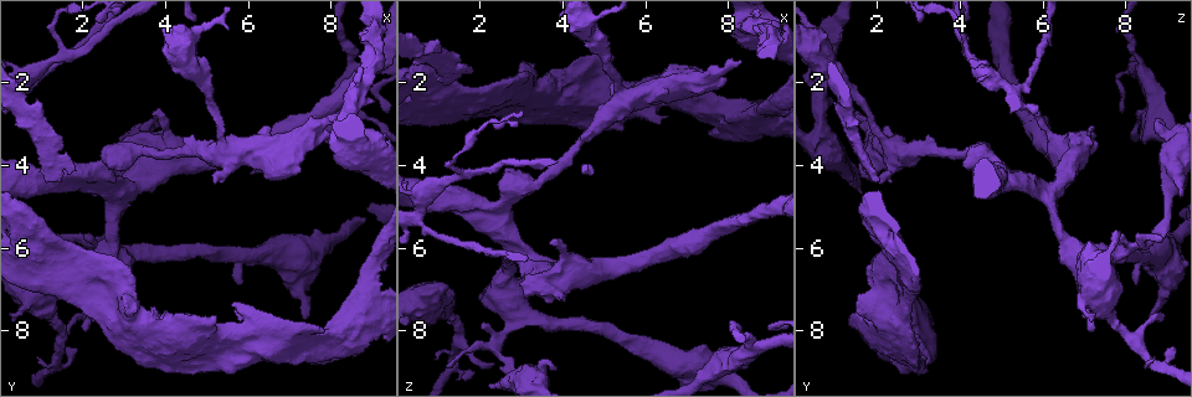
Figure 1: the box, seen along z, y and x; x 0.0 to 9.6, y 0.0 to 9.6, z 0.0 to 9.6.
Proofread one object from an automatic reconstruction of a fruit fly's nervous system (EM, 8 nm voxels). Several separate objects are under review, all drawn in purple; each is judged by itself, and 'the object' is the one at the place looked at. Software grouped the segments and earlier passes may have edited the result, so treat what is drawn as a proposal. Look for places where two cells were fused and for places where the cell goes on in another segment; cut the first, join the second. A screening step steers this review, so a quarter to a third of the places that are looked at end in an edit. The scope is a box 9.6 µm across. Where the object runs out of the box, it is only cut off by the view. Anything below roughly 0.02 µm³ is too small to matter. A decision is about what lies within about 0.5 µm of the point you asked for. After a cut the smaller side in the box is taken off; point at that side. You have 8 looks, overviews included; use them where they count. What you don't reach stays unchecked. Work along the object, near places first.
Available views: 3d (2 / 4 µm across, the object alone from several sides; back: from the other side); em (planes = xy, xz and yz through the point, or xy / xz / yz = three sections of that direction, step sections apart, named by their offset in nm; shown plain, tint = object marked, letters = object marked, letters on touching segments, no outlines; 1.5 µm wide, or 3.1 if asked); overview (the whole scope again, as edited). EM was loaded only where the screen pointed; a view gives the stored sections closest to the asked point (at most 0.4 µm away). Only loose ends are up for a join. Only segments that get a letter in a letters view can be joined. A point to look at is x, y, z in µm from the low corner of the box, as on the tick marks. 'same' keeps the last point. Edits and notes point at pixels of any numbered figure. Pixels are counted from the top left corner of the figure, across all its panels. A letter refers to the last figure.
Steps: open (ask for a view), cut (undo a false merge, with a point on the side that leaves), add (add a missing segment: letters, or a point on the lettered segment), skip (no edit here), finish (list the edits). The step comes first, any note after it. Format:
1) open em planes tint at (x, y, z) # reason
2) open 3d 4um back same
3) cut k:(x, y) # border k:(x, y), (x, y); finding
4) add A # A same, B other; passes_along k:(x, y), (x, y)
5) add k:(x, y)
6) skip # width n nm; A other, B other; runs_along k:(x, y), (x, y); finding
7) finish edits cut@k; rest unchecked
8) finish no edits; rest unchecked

open em xy step 8 letters at (1.50, 4.40, 1.95) # branch stops here

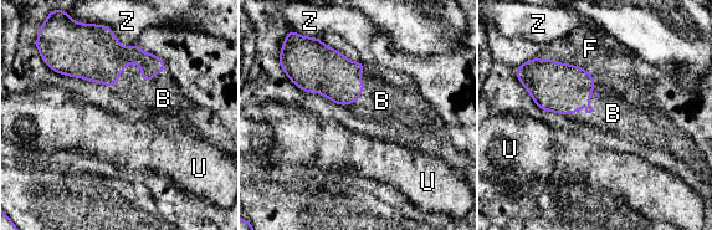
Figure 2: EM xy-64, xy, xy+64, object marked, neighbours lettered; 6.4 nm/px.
open em planes letters same

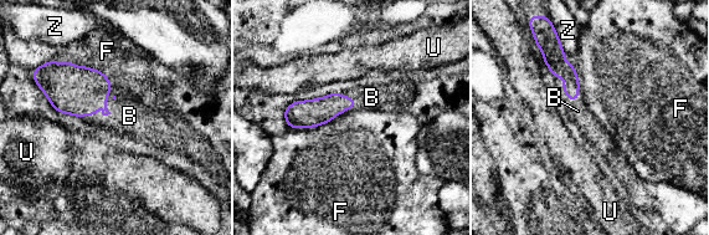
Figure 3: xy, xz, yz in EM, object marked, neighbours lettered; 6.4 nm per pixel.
add B # B same, F other, U other, Z other; passes_along 3:(73, 90), (102, 108), (129, 116); it goes on there

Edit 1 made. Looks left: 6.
open 3d 2um at (2.60, 3.80, 4.80)

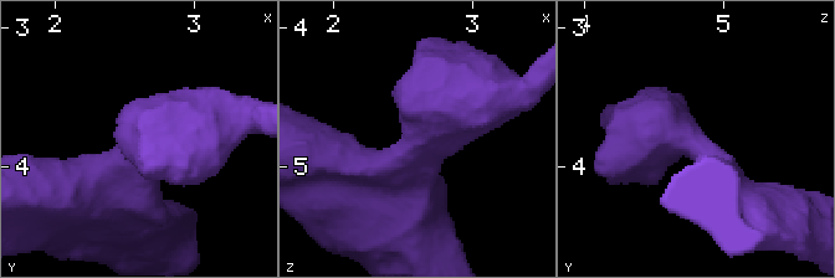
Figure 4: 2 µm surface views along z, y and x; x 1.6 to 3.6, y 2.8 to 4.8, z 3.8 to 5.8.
open em yz step 8 tint at (2.68, 3.82, 4.78)

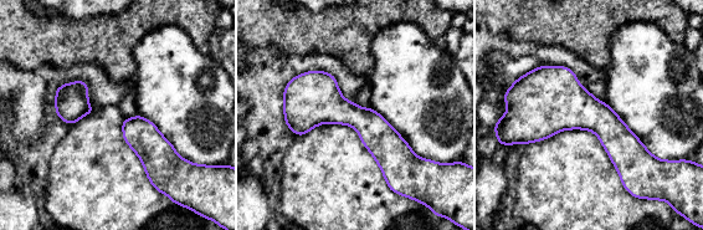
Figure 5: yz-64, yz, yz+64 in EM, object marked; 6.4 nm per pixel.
open em planes letters same # cut it another way

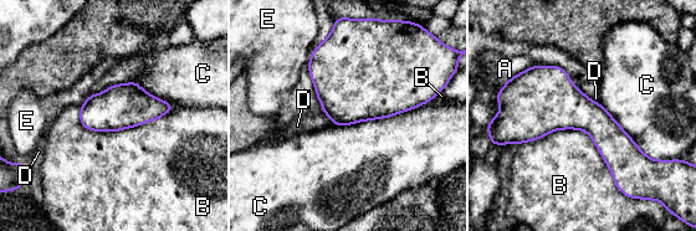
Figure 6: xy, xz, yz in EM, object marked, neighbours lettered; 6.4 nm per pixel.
skip # longest_contact B 750 nm; A other, B other, C other, D other, E other; border 6:(429, 101), (387, 117), (333, 126); one cell here

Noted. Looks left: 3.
open em yz step 4 tint at (9.10, 2.40, 0.90) # free end

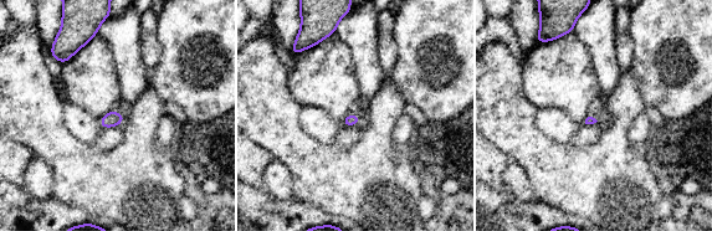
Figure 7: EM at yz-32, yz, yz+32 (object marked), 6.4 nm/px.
open em planes letters same

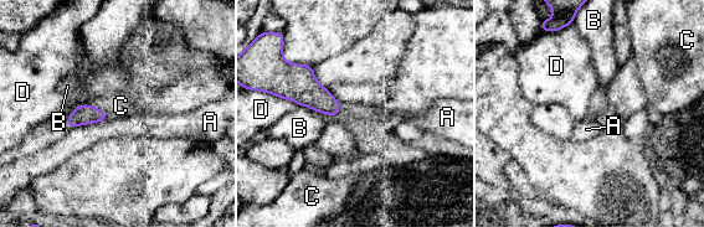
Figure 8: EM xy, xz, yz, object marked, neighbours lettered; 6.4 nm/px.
skip # longest_contact A 280 nm; A other, B other, C other, D other; none of them fits

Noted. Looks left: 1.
finish edits add@3; rest unchecked

